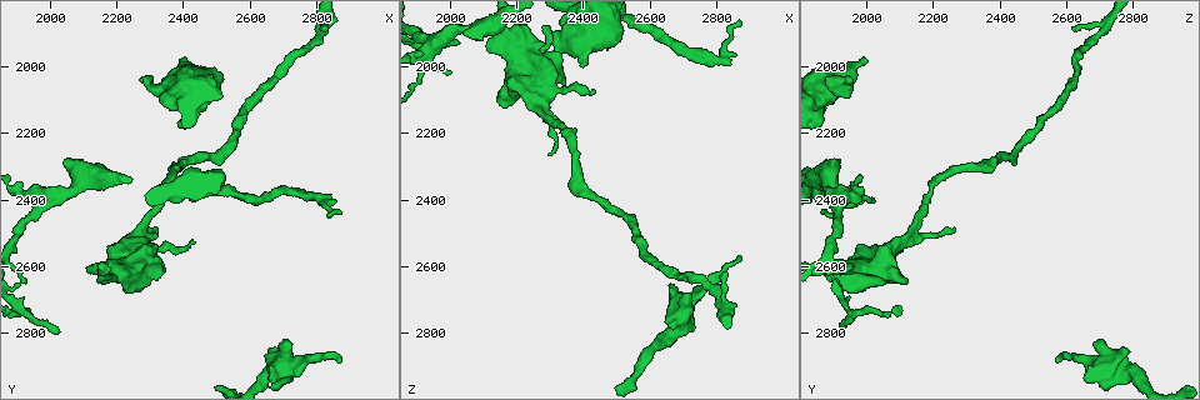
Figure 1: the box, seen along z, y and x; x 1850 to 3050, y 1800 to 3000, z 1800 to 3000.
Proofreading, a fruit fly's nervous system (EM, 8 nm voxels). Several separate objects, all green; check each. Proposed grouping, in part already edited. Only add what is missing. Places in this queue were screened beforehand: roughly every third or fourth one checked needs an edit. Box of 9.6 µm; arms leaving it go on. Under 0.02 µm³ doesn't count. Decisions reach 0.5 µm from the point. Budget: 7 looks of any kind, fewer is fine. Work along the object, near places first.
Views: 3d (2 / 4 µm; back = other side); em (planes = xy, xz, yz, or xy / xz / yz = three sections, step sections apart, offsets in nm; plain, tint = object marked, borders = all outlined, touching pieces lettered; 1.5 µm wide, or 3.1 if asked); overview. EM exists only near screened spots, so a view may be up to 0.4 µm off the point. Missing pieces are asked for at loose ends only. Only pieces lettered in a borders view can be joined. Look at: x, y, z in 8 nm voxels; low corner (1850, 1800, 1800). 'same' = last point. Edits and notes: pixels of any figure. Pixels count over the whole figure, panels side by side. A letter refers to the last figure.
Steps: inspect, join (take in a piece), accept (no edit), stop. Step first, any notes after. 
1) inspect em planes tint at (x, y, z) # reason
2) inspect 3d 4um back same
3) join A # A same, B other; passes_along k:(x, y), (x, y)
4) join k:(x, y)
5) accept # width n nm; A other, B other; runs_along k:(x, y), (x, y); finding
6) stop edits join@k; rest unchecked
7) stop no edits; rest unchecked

inspect em planes tint at (2870, 2890, 2570) # an open end

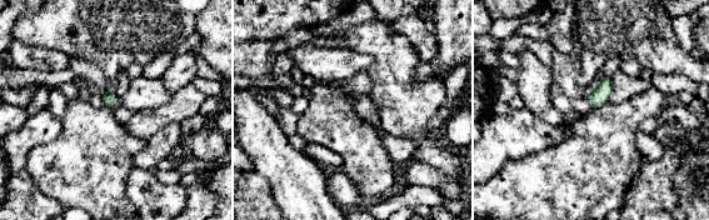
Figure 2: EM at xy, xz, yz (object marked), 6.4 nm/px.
inspect em planes borders same

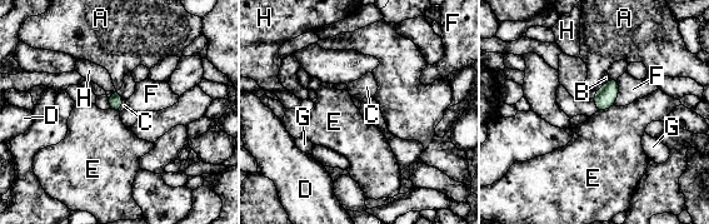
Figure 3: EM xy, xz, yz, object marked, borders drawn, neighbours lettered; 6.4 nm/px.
join C # longest_contact F 170 nm; A other, B other, C same, D other, E other, F other, G other, H other; passes_along 3:(605, 96), (595, 104), (567, 103); it goes on there

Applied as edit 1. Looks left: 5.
inspect em planes tint at (2170, 2650, 2120) # branch stops here

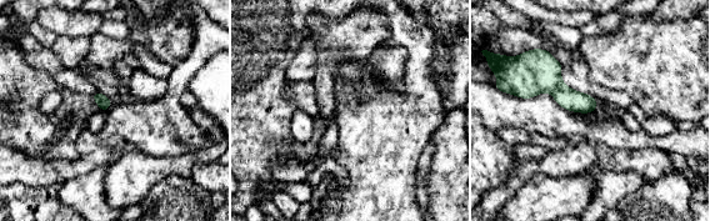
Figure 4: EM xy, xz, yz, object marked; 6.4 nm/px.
inspect em planes borders same # what lies round it

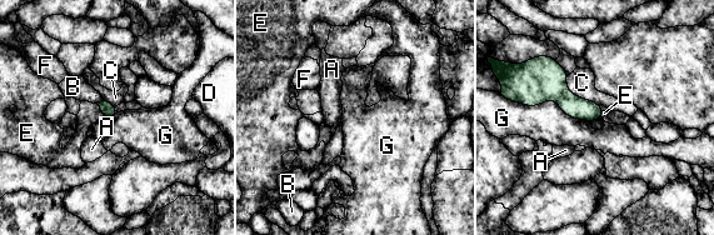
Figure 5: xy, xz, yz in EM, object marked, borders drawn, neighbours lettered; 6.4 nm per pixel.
accept # A other, B other, C other, D other, E other, F other, G other; none of them fits

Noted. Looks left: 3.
inspect em yz step 4 tint at (2030, 2800, 1920) # branch stops here

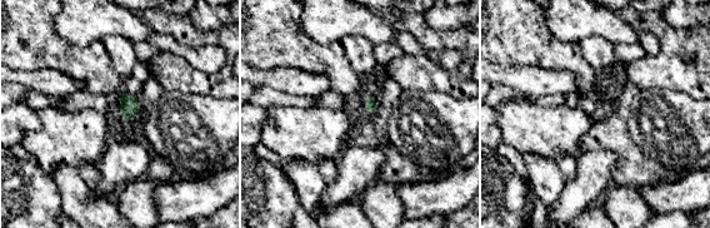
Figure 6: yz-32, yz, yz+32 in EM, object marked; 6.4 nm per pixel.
inspect em yz step 4 borders same # see the neighbours

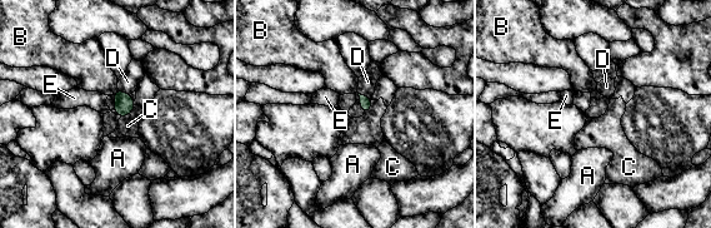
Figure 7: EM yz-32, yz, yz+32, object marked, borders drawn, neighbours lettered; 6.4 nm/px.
accept # A other, B other, C other, D other, E other; border 7:(135, 105), (126, 115), (120, 118); none of them fits

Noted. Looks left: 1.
stop edits join@3; rest unchecked

